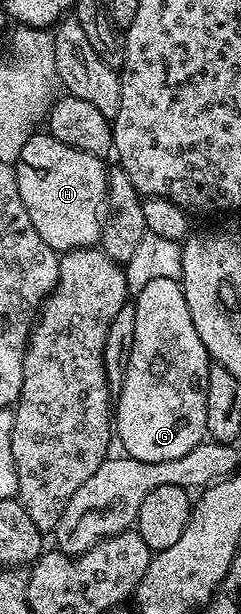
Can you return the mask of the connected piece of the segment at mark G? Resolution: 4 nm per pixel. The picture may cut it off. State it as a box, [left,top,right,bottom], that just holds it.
[113,279,212,463]

